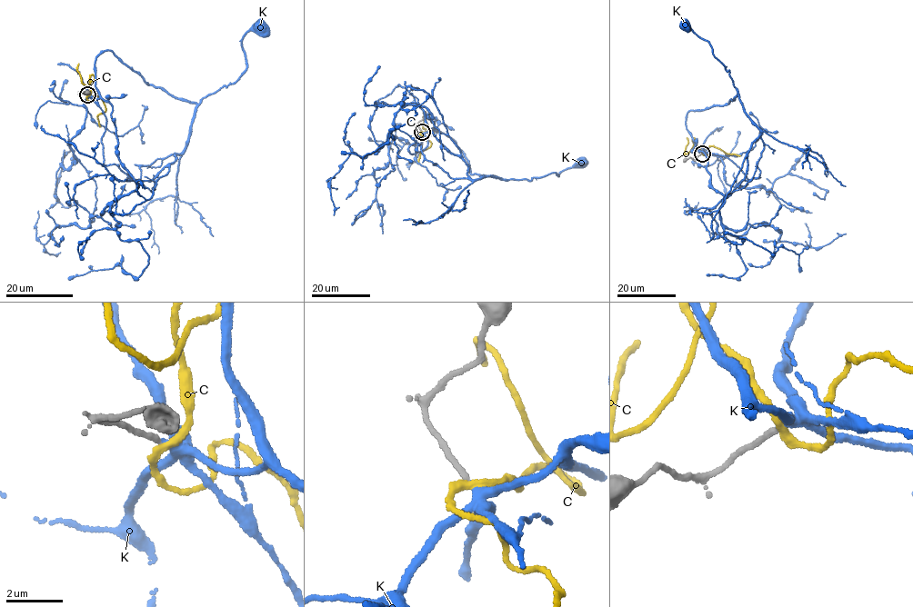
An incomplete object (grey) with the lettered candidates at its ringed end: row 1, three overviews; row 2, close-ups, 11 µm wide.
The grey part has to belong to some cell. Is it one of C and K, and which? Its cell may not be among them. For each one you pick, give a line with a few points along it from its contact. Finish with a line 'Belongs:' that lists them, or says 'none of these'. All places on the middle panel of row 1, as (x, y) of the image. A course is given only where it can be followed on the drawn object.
K: course (422, 132), (447, 135), (463, 153), (472, 174), (530, 180), (559, 176), (581, 162)
Belongs: K

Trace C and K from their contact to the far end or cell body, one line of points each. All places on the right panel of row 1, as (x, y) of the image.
C: (702, 154), (693, 138), (693, 145), (685, 154), (687, 137)
K: (701, 153), (687, 128), (688, 113), (728, 104), (737, 93), (709, 42), (691, 28), (683, 28), (684, 25)

